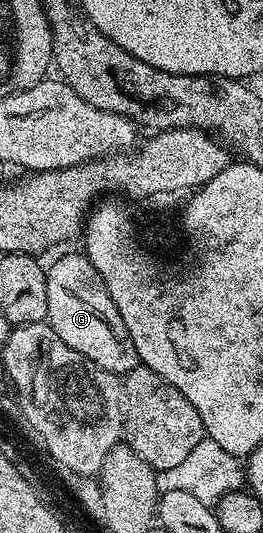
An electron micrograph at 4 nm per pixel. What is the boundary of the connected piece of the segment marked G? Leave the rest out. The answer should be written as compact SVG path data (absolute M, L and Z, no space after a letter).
M84 252L65 253L52 266L48 266L45 278L47 279L47 323L79 355L91 359L103 371L111 371L118 375L130 373L138 365L135 343L131 343L131 335L123 323L123 315L119 315L119 307L111 299L99 271L95 269Z

